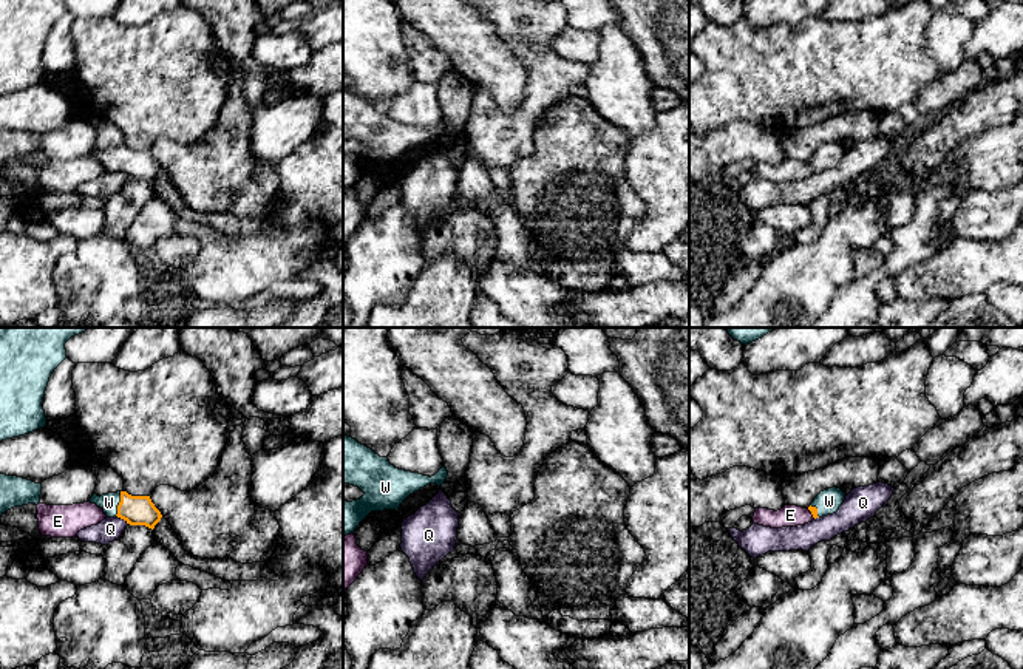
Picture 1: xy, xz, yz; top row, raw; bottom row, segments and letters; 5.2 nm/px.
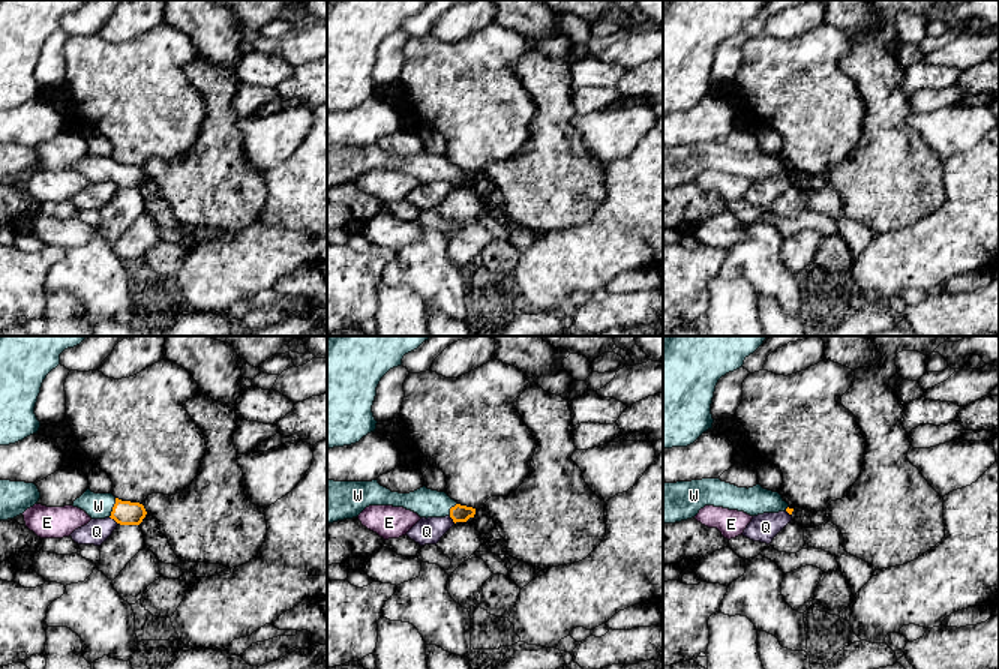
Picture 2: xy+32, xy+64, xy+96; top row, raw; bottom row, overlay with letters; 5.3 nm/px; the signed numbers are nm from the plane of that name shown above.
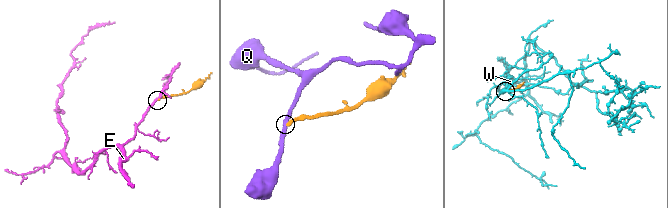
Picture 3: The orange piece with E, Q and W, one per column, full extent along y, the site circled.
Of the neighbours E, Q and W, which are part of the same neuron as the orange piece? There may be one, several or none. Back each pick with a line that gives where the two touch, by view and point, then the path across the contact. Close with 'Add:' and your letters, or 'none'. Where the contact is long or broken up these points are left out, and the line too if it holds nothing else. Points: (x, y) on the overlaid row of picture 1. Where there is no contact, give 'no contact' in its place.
W: contact xy (119, 504); way xy (138, 510), (119, 504), (108, 502)
Add: W

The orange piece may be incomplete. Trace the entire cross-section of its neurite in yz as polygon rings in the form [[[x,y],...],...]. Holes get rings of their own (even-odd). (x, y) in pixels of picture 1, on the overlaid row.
[[[836,487],[827,488],[814,498],[808,510],[811,511],[814,519],[827,514],[833,514],[839,510],[844,499],[845,499],[845,493],[841,488]]]

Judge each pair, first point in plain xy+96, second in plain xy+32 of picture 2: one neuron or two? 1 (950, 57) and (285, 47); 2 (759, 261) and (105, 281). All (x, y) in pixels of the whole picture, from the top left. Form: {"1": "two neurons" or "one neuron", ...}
{"1": "one neuron", "2": "one neuron"}

